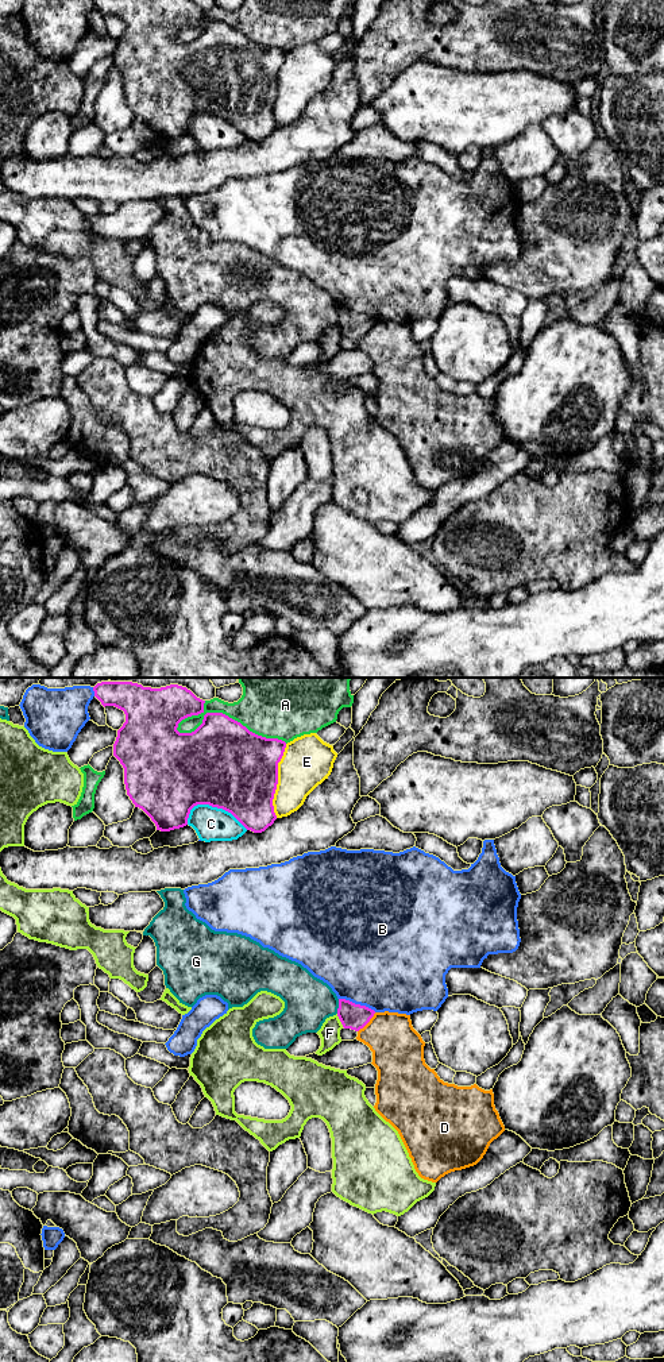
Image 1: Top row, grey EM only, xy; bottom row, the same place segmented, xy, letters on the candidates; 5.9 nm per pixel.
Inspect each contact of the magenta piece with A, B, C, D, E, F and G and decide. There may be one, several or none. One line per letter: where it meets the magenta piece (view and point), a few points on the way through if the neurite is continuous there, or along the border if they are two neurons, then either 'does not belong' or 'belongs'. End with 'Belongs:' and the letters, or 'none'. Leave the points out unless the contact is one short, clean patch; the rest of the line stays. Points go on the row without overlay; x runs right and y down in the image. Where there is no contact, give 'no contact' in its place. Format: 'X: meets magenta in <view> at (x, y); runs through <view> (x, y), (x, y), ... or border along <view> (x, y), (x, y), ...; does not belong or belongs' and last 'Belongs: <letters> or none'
A: meets magenta in xy at (231, 27); does not belong
B: meets magenta in xy at (358, 313); does not belong
C: meets magenta in xy at (215, 115); does not belong
D: meets magenta in xy at (367, 331); border along xy (375, 321), (358, 340); does not belong
E: meets magenta in xy at (277, 89); does not belong
F: meets magenta in xy at (340, 330); does not belong
G: meets magenta in xy at (339, 315); does not belong
Belongs: none

